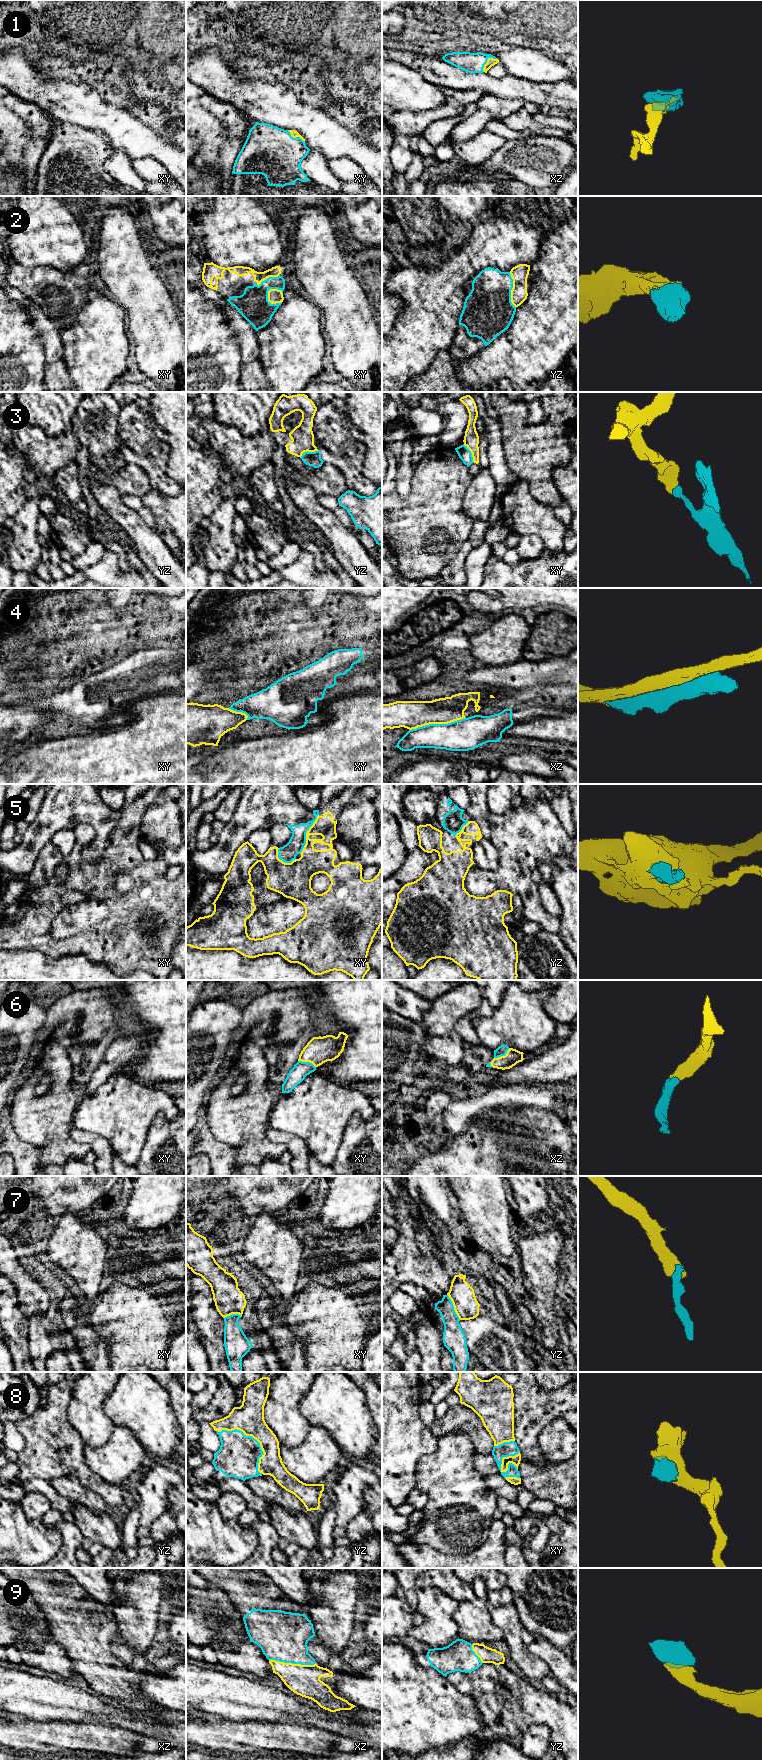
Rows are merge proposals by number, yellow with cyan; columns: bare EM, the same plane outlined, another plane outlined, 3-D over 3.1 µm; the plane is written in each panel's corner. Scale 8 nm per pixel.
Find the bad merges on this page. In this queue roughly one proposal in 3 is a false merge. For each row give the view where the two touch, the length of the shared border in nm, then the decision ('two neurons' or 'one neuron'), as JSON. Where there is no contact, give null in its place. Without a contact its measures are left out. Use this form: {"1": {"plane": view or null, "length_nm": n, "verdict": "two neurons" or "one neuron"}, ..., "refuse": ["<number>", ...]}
{"1": {"plane": "xz", "length_nm": 160, "verdict": "one neuron"}, "2": {"plane": "xy", "length_nm": 150, "verdict": "one neuron"}, "3": {"plane": "yz", "length_nm": 160, "verdict": "two neurons"}, "4": {"plane": "xz", "length_nm": 460, "verdict": "one neuron"}, "5": {"plane": "xy", "length_nm": 340, "verdict": "two neurons"}, "6": {"plane": "xz", "length_nm": 160, "verdict": "one neuron"}, "7": {"plane": "yz", "length_nm": 240, "verdict": "two neurons"}, "8": {"plane": "yz", "length_nm": 500, "verdict": "one neuron"}, "9": {"plane": "xz", "length_nm": 380, "verdict": "one neuron"}, "refuse": ["3", "5", "7"]}

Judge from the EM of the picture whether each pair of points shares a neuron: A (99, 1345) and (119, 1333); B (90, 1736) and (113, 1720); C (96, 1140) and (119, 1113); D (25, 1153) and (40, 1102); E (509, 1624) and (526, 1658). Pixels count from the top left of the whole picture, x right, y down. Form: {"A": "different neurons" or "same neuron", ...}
{"A": "different neurons", "B": "different neurons", "C": "different neurons", "D": "different neurons", "E": "same neuron"}

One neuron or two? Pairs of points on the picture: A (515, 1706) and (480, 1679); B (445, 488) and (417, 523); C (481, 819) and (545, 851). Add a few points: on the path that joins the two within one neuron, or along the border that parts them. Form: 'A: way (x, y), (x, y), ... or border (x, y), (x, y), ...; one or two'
A: way (506, 1702), (489, 1685); one
B: way (436, 497), (434, 506), (426, 514); one
C: border (488, 811), (489, 838); two

